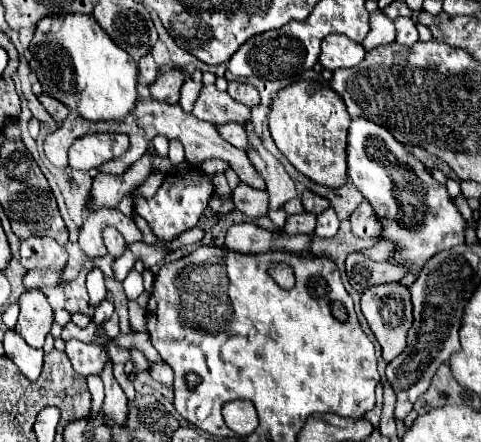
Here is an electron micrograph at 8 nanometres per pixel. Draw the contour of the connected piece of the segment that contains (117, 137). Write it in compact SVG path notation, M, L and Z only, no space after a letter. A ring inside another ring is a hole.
M93 133L79 137L69 147L69 167L73 169L97 169L109 159L125 155L129 149L129 137L123 133Z

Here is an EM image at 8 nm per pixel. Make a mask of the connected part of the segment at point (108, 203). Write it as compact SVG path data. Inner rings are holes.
M145 153L137 163L133 163L123 175L105 175L97 173L93 177L93 207L89 213L101 207L115 207L125 195L129 195L135 187L139 187L151 175L151 157Z

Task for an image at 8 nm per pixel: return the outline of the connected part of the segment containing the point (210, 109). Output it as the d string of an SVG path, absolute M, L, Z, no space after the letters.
M203 85L199 99L191 111L197 119L209 121L213 125L221 123L245 123L249 119L249 107L231 99L229 93L221 93L215 85Z

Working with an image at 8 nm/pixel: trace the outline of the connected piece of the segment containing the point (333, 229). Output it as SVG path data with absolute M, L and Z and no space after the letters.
M333 207L325 209L323 213L317 215L317 227L315 227L315 235L319 237L333 237L339 229L339 219L333 211Z

